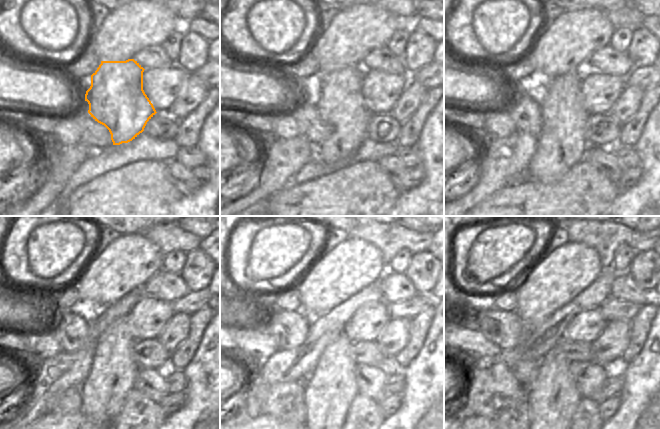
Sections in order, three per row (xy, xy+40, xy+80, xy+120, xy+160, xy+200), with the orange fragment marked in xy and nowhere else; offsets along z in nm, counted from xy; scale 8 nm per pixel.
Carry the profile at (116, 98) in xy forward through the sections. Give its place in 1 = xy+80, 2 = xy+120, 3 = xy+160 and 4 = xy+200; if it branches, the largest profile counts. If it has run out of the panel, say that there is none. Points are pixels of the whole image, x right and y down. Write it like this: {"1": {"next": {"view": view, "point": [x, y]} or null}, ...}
{"1": {"next": {"view": "xy+80", "point": [563, 140]}}, "2": {"next": {"view": "xy+120", "point": [113, 372]}}, "3": {"next": {"view": "xy+160", "point": [330, 390]}}, "4": {"next": {"view": "xy+200", "point": [553, 397]}}}

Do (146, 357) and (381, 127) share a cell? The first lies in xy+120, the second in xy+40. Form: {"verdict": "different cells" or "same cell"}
{"verdict": "same cell"}

